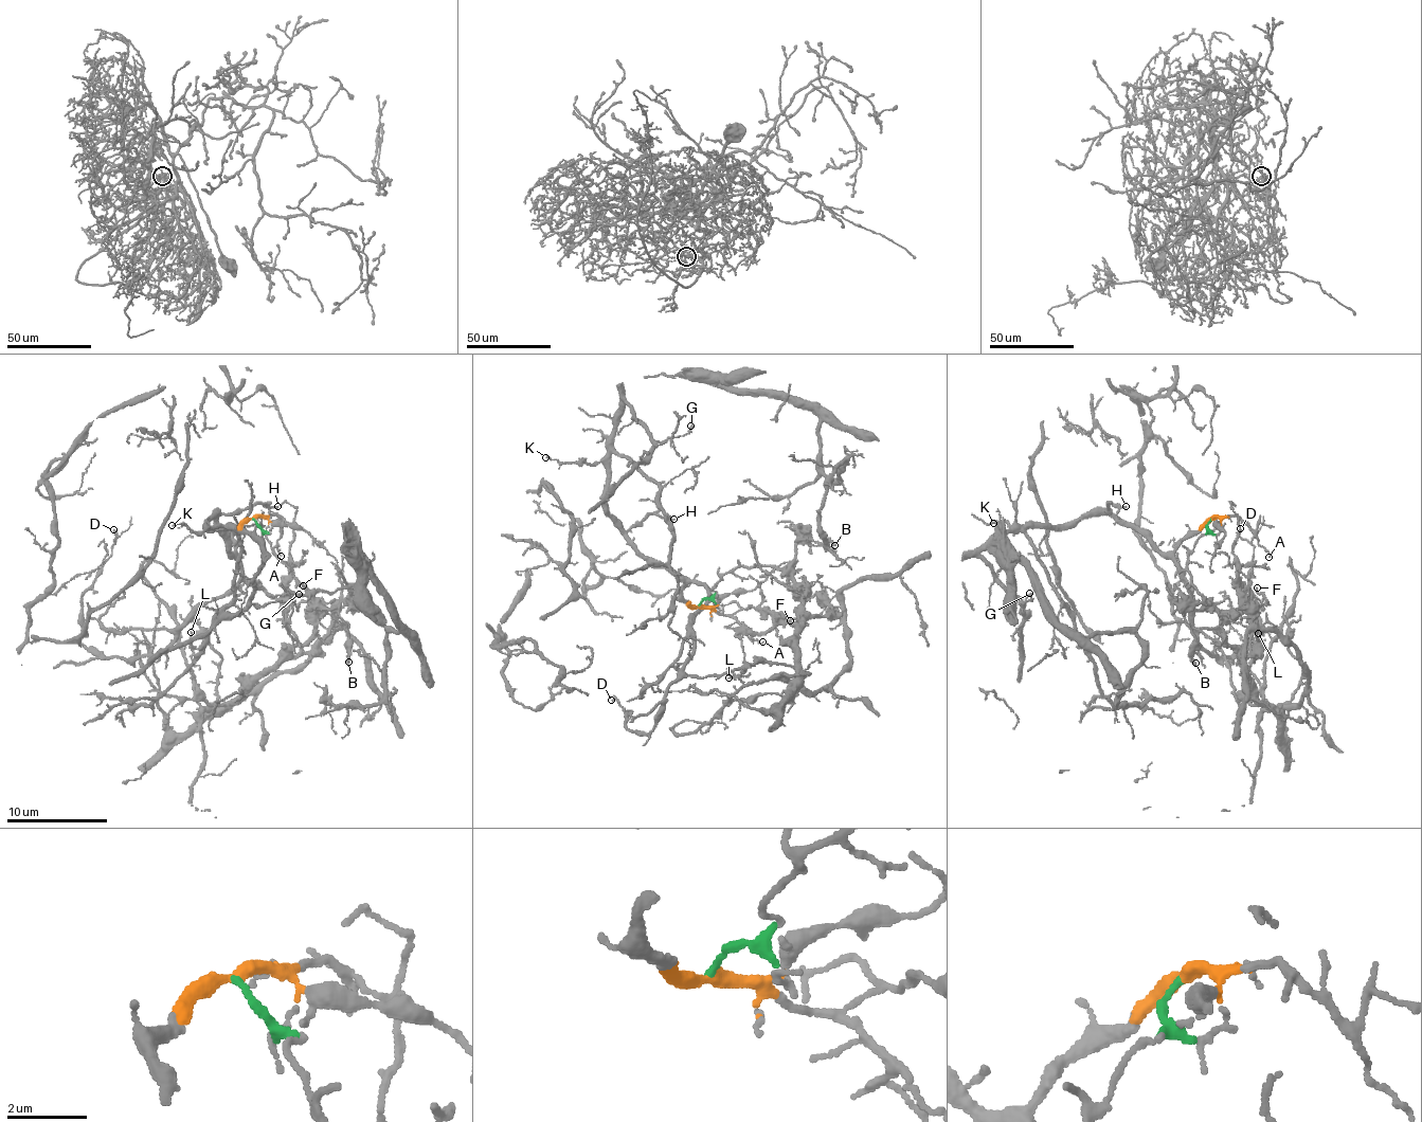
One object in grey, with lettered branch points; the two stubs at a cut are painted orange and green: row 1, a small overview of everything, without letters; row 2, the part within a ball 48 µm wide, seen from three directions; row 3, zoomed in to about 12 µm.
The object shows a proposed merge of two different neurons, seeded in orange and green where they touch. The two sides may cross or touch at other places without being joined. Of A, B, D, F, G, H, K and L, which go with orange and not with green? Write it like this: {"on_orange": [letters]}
{"on_orange": ["A", "D", "G", "H", "K"]}

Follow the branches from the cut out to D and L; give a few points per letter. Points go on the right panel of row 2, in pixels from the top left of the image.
D: (1211, 519), (1174, 555), (1194, 634), (1221, 659), (1250, 649), (1261, 631), (1247, 583), (1253, 550), (1240, 528)
L: (1211, 519), (1187, 565), (1263, 705), (1253, 705), (1244, 690), (1258, 632)

